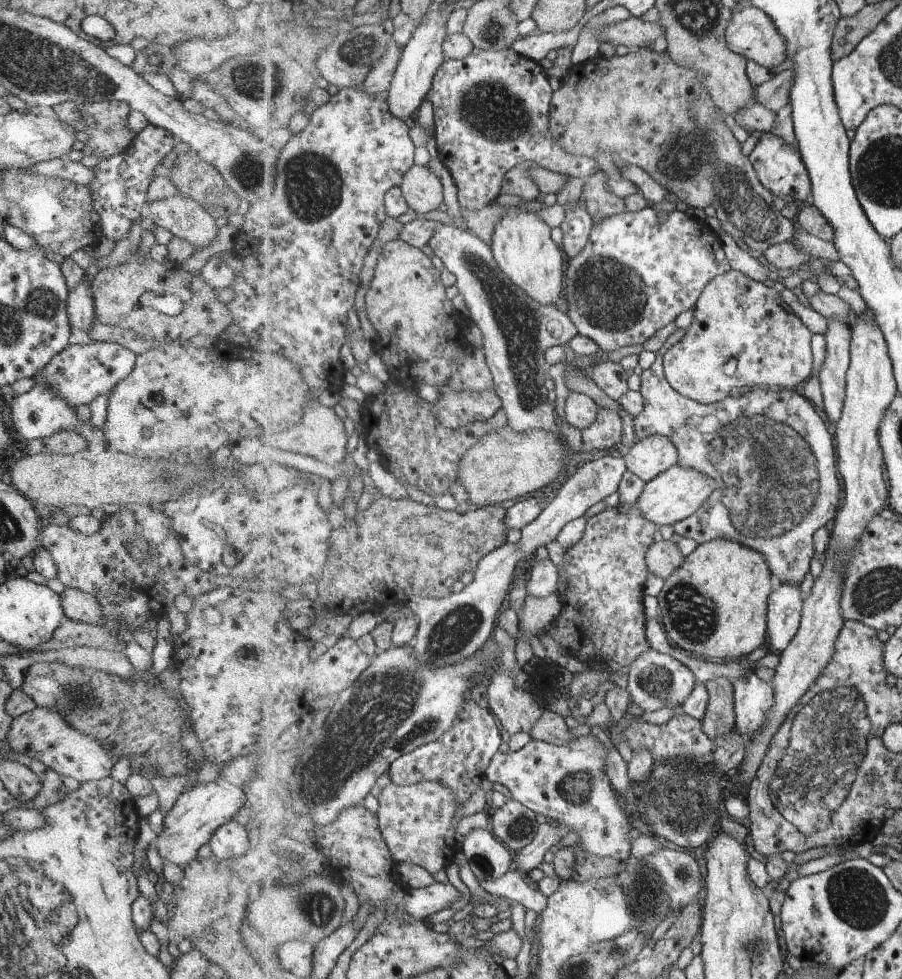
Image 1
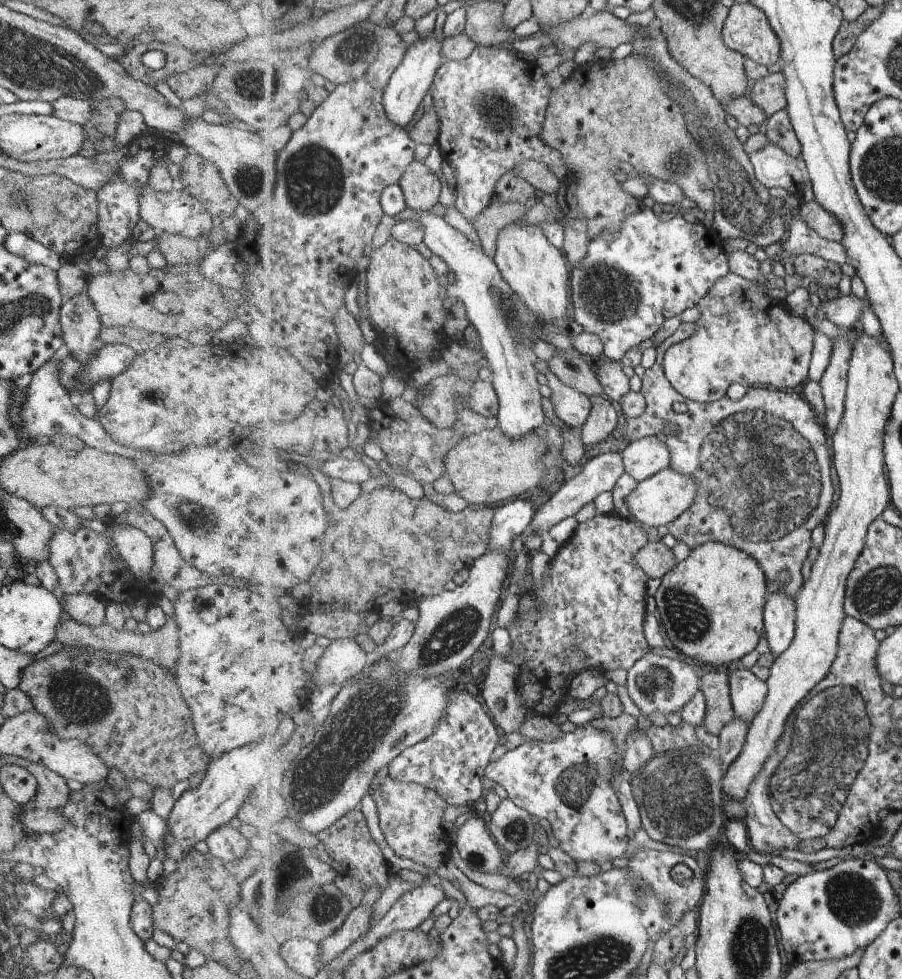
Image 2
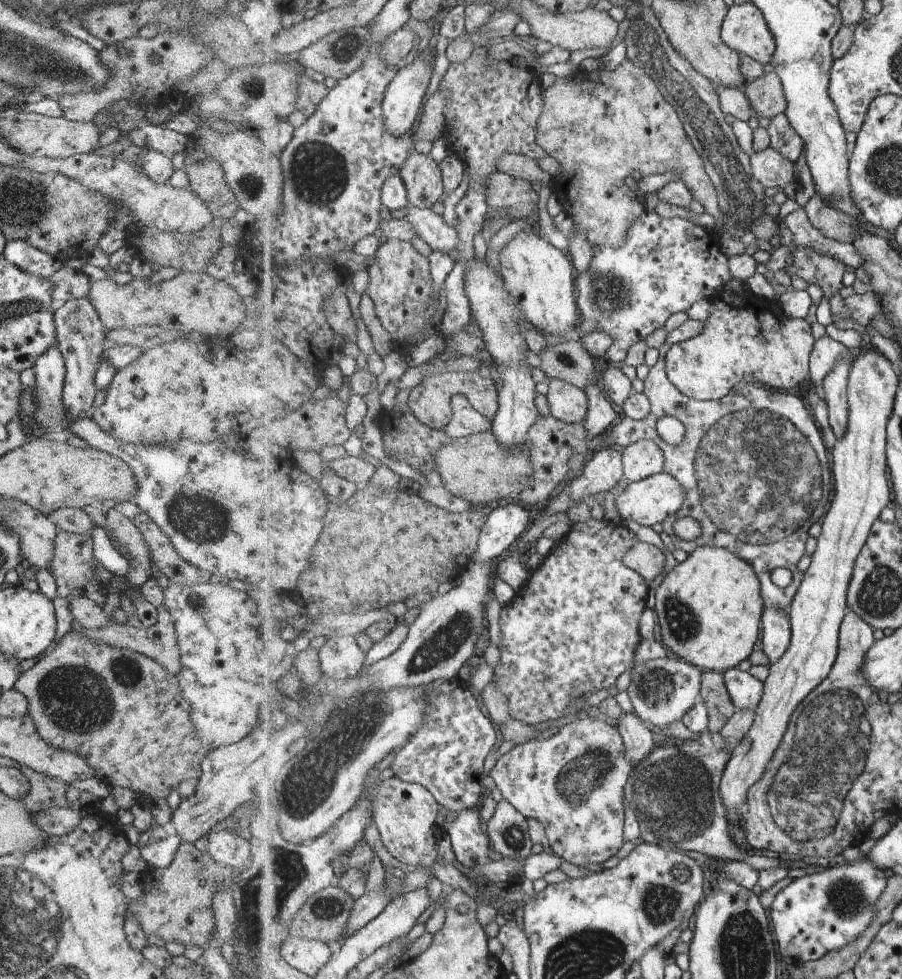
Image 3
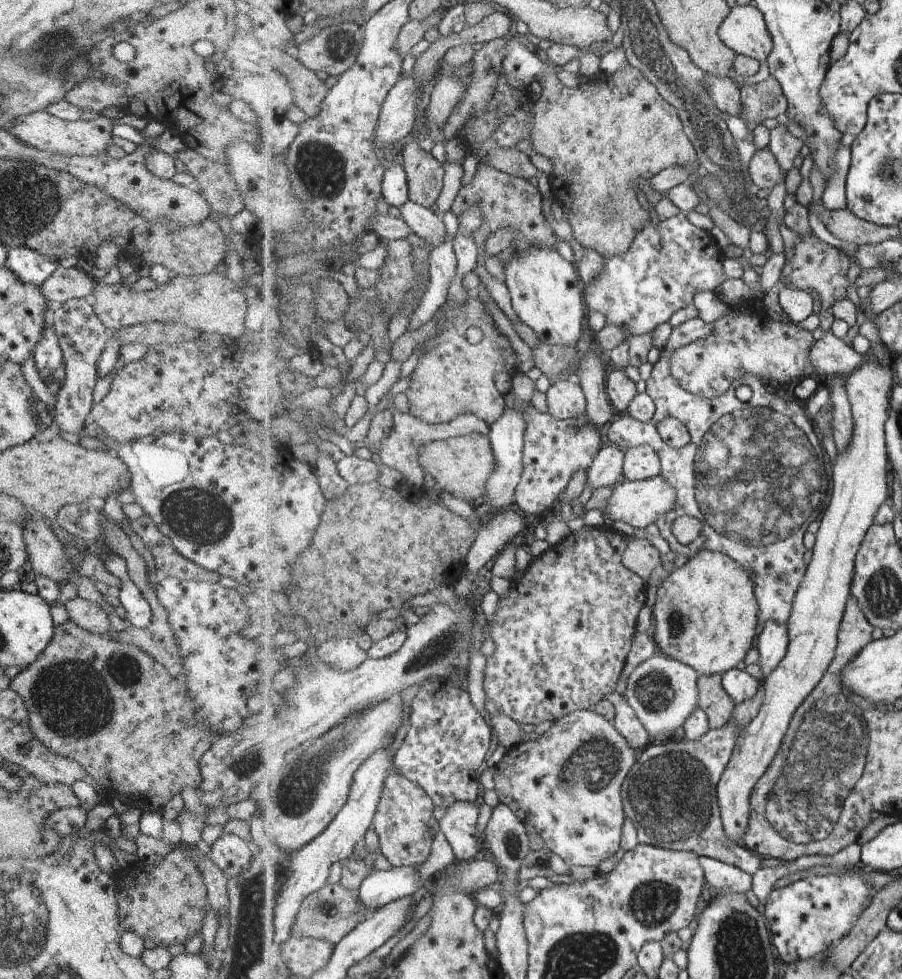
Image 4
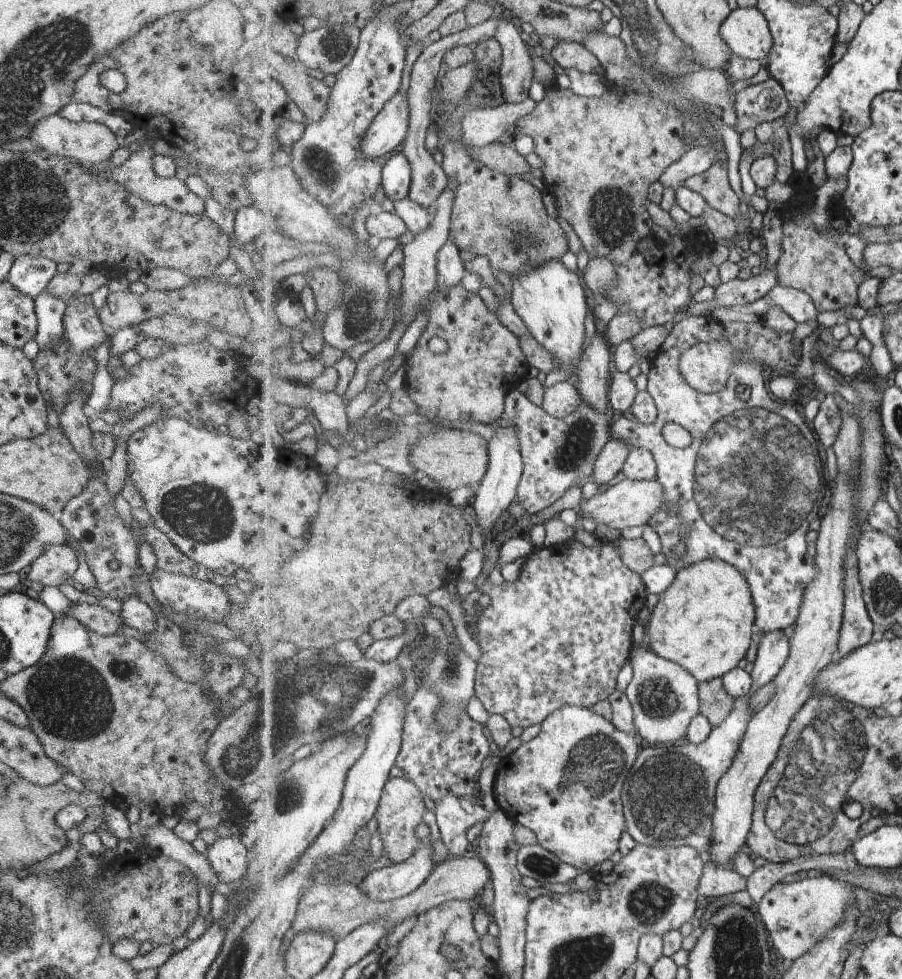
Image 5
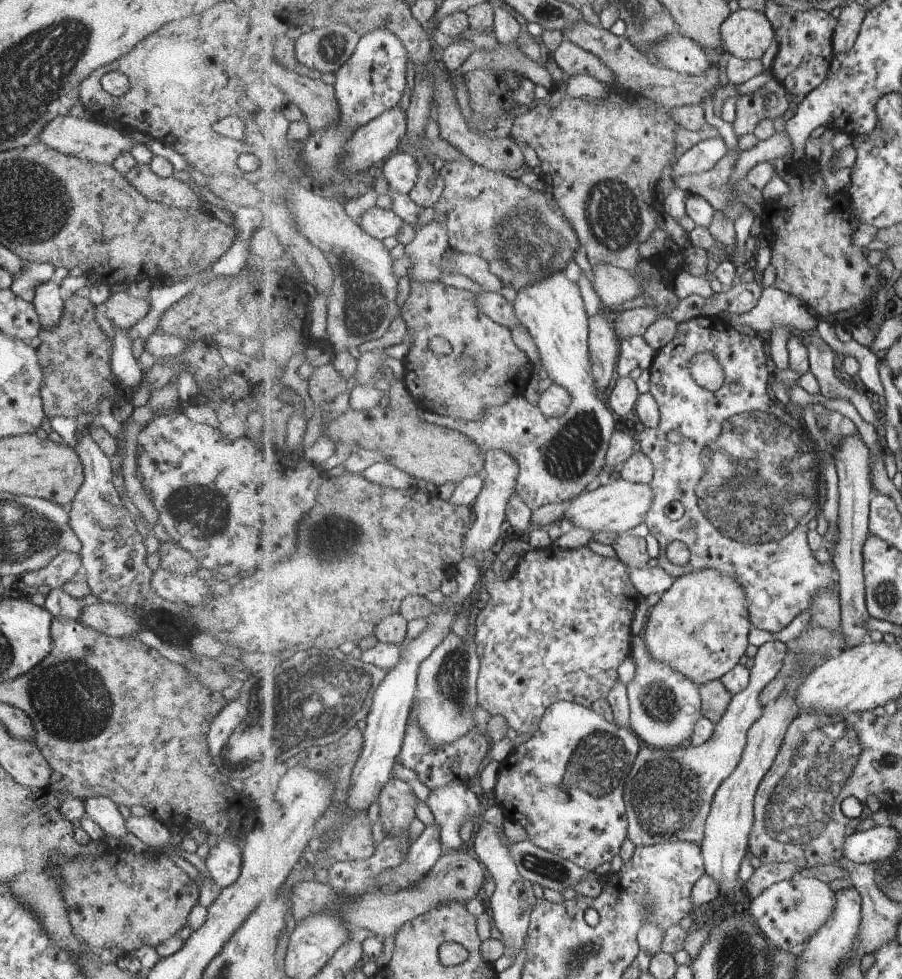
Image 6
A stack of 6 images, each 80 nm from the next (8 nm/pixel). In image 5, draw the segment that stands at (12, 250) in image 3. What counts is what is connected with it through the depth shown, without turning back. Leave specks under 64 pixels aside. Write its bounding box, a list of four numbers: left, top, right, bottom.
[6,253,56,297]

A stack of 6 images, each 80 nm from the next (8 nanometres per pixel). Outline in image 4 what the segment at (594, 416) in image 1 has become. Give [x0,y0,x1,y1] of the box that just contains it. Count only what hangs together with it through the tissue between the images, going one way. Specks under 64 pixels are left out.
[547,379,588,421]

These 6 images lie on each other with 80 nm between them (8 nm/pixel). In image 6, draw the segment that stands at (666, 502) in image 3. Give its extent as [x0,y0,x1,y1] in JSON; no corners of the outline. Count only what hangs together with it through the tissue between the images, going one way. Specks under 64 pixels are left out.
[566,477,655,534]

